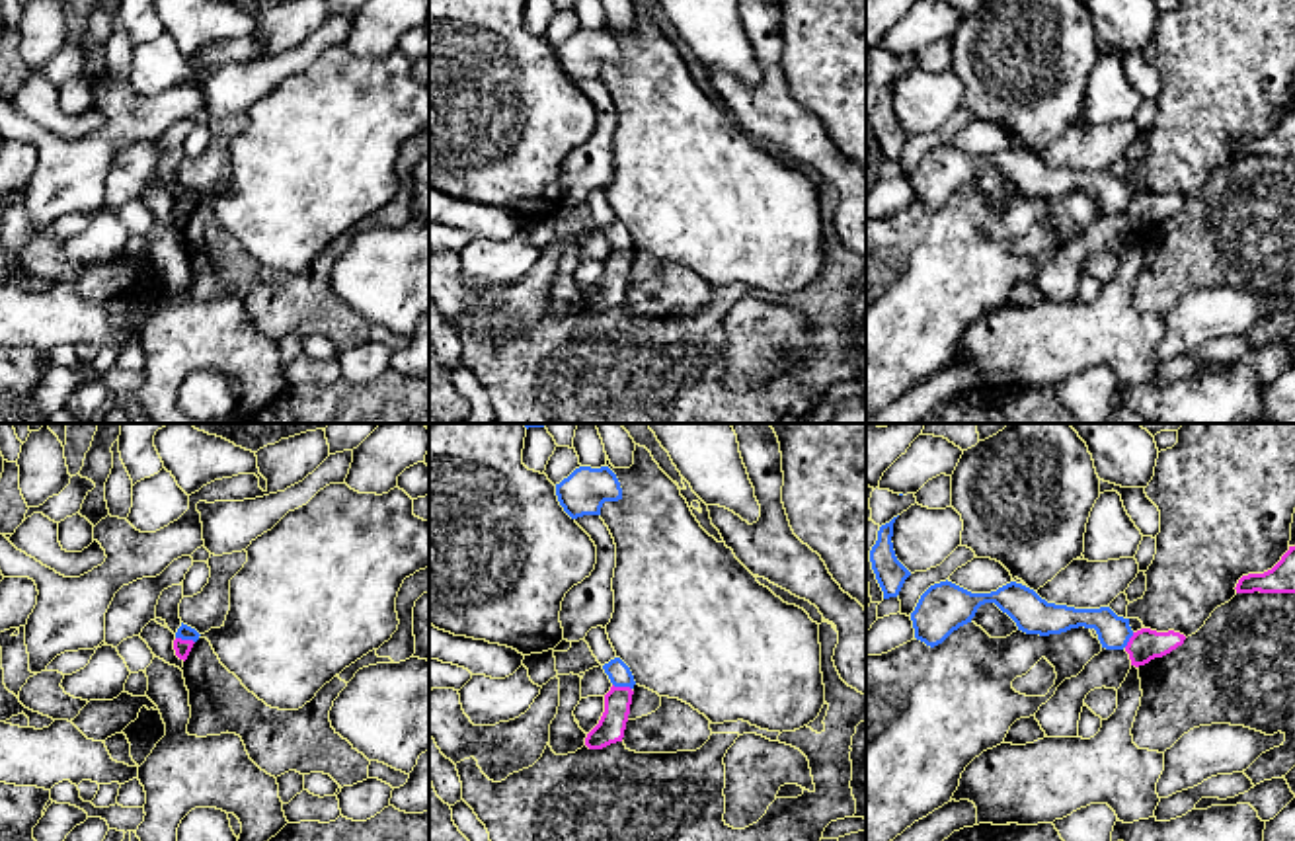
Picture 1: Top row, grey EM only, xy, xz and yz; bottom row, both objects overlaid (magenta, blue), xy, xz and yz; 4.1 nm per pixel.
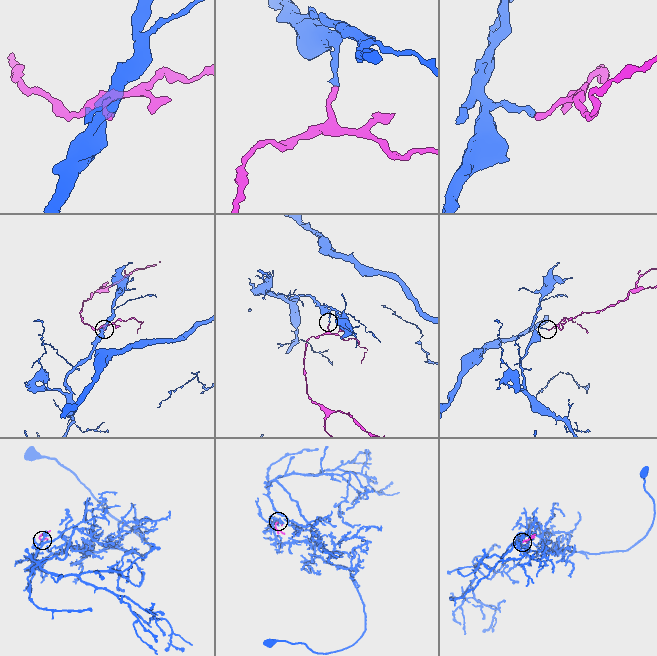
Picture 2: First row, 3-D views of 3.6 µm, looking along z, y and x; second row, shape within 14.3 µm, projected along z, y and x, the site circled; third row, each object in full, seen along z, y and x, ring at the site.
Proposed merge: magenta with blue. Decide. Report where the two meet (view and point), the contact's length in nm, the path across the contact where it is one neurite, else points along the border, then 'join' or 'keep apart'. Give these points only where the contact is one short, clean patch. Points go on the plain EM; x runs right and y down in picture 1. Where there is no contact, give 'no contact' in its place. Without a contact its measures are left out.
meets magenta in xy at (186, 203); contact 80 nm long; border along xy (176, 200), (194, 205); keep apart

